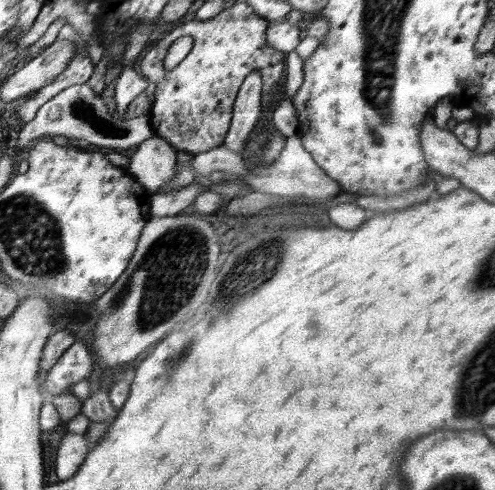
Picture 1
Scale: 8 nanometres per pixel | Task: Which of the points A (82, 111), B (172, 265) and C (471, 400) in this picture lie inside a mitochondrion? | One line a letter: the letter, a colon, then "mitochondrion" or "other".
A: mitochondrion
B: mitochondrion
C: mitochondrion

